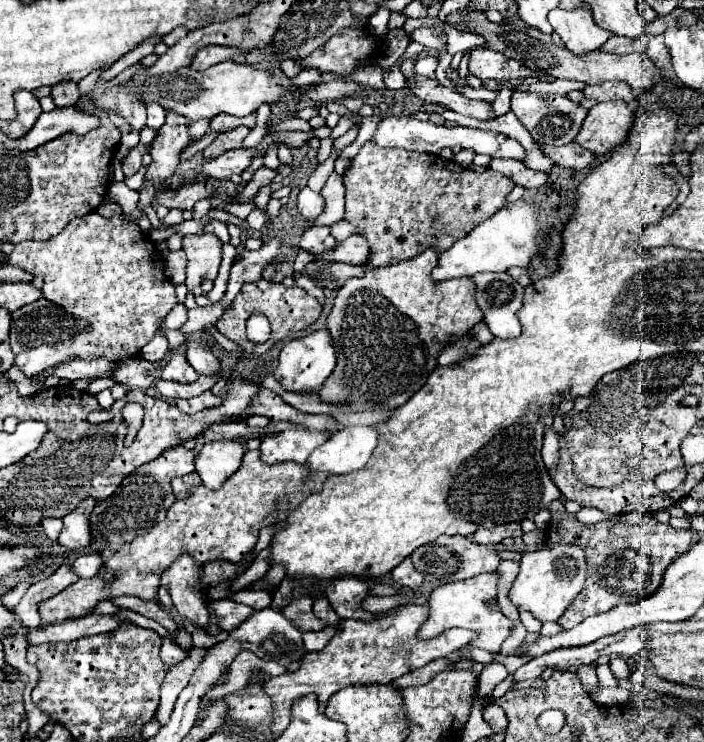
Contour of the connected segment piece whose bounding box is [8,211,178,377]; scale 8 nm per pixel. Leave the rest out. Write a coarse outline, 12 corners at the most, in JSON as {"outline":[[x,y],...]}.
{"outline":[[96,211],[10,265],[90,321],[16,355],[26,377],[66,357],[126,359],[178,303],[134,221]]}

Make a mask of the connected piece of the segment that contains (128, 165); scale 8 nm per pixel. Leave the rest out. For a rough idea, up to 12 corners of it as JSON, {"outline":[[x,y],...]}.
{"outline":[[138,145],[128,153],[122,169],[126,177],[140,169],[142,155],[150,147]]}

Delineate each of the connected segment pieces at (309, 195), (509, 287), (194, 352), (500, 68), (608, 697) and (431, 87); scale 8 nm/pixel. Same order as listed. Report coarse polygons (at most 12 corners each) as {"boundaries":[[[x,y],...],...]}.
{"boundaries":[[[310,187],[298,193],[296,209],[308,221],[324,211],[324,197]],[[478,273],[476,301],[498,339],[520,335],[524,287],[508,273]],[[196,337],[186,341],[186,359],[198,375],[218,373],[216,355]],[[478,47],[470,73],[478,79],[524,79],[536,75],[522,63]],[[601,687],[590,697],[598,704],[612,706],[629,700],[629,692]],[[414,75],[406,87],[422,101],[490,119],[490,105],[472,101],[436,79]]]}

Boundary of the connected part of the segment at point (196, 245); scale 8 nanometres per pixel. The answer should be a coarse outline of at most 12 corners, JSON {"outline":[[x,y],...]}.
{"outline":[[187,235],[185,285],[216,279],[222,241],[216,235]]}

